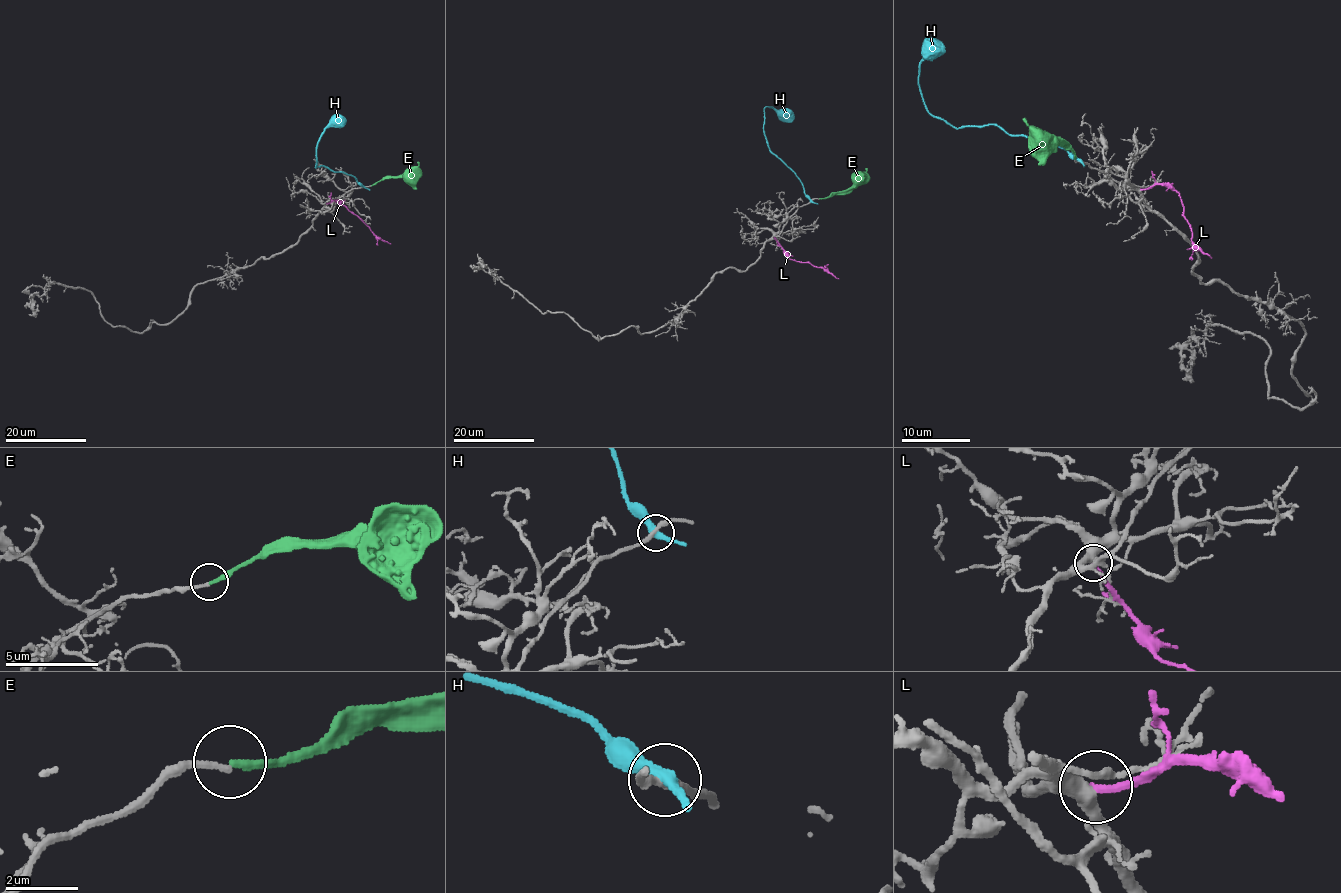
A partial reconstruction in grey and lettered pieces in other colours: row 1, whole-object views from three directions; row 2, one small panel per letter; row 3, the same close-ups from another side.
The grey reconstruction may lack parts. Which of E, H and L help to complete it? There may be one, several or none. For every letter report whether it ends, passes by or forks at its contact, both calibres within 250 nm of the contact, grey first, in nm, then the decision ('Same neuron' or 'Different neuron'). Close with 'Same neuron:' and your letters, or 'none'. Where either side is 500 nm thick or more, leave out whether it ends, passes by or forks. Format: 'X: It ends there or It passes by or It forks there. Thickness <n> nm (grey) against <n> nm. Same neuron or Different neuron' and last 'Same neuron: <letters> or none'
E: It ends there. Thickness 180 nm (grey) against 240 nm. Different neuron
H: It passes by. Thickness 240 nm (grey) against 320 nm. Different neuron
L: It ends there. Thickness 460 nm (grey) against 240 nm. Different neuron
Same neuron: none

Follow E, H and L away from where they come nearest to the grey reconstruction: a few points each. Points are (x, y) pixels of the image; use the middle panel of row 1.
E: (819, 198), (846, 192), (866, 169)
H: (811, 201), (804, 193), (799, 178), (769, 148), (764, 126), (767, 106), (794, 117)
L: (774, 237), (789, 258), (822, 267), (839, 278)

